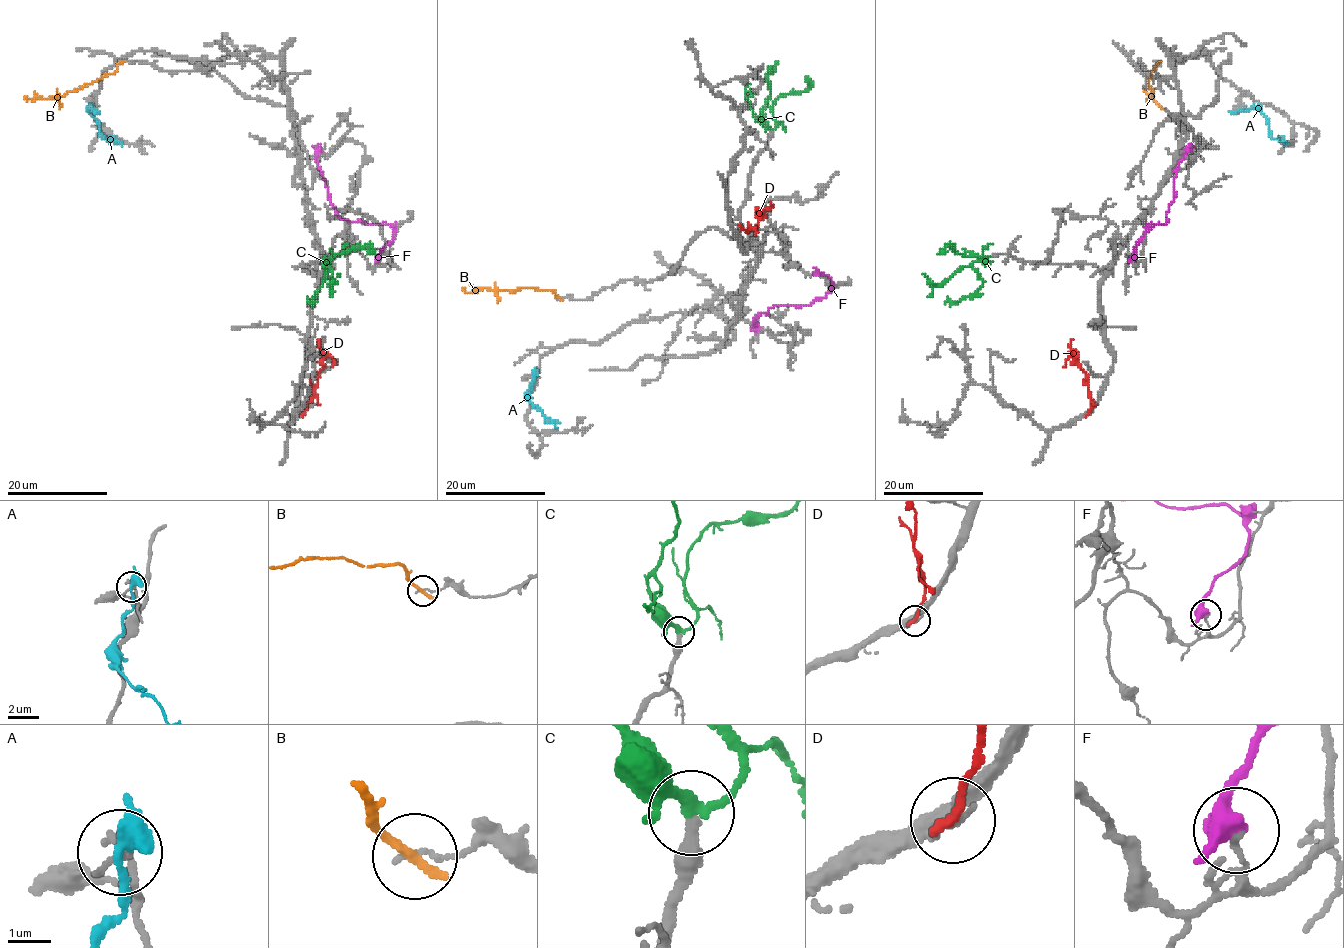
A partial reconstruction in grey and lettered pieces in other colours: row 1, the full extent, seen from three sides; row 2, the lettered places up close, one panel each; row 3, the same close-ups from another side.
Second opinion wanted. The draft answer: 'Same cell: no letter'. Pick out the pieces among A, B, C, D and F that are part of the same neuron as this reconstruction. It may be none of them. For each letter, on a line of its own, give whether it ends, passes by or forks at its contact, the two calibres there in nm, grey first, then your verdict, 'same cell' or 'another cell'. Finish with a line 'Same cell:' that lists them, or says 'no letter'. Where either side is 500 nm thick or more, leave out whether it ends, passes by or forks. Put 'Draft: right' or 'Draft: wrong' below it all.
A: it passes by; 150 nm thick on the grey side, 360 nm on the other; another cell
B: it ends there; 120 nm thick on the grey side, 280 nm on the other; another cell
C: it passes by; 280 nm thick on the grey side, 240 nm on the other; same cell
D: it ends there; 120 nm thick on the grey side, 220 nm on the other; another cell
F: it passes by; 120 nm thick on the grey side, 480 nm on the other; another cell
Same cell: C
Draft: wrong

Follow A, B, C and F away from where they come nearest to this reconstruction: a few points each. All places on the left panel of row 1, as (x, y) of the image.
A: (95, 112), (90, 108), (97, 120), (98, 133), (105, 139), (118, 140), (122, 145)
B: (121, 61), (113, 71), (60, 96), (26, 100)
C: (333, 256), (323, 261), (327, 273), (322, 286), (307, 302), (308, 300), (312, 303)
F: (379, 258), (379, 252), (392, 239), (393, 229), (387, 223), (347, 221), (338, 216), (315, 160), (318, 144)

